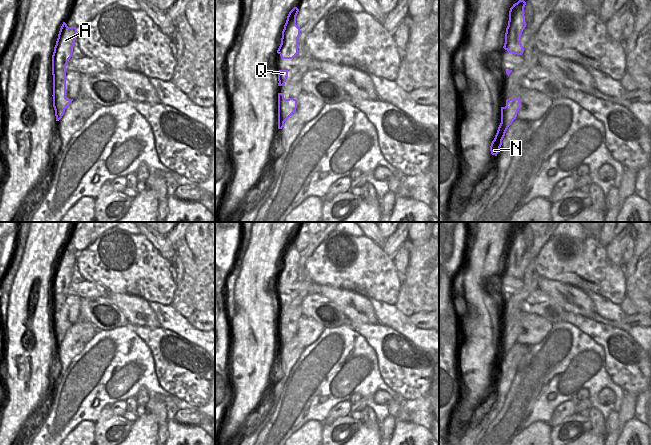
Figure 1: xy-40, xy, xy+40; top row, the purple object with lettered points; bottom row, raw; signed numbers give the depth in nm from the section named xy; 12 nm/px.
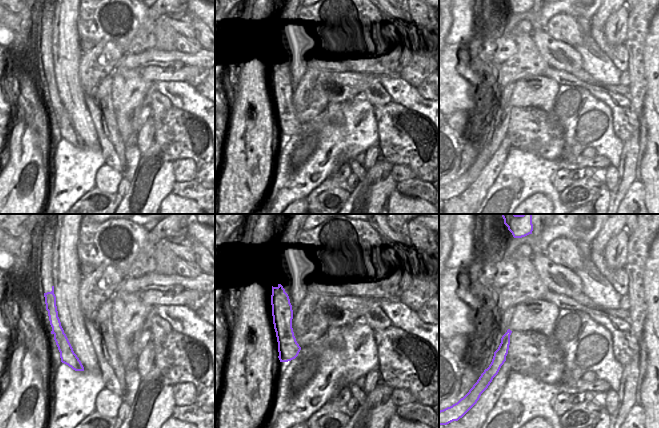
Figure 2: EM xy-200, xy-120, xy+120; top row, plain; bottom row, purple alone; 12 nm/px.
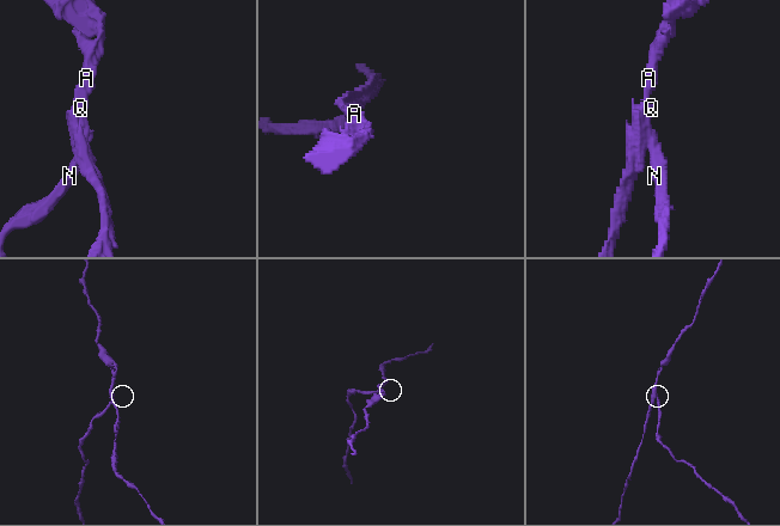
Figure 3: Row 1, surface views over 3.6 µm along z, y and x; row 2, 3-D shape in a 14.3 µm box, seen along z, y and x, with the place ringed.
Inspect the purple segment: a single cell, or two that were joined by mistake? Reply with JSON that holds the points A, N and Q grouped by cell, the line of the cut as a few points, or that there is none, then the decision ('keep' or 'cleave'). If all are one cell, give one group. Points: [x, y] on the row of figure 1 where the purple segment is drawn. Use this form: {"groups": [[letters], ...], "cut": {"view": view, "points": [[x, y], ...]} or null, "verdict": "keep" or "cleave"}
{"groups": [["A", "Q"], ["N"]], "cut": {"view": "xy", "points": [[288, 99], [288, 104], [295, 109]]}, "verdict": "cleave"}

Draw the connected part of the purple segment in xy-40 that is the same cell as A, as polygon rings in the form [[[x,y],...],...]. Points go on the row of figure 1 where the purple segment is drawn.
[[[63,22],[52,55],[52,96],[56,121],[59,121],[62,118],[65,109],[73,101],[73,99],[66,98],[66,66],[69,59],[72,57],[76,38],[77,28],[68,27],[67,24]]]

